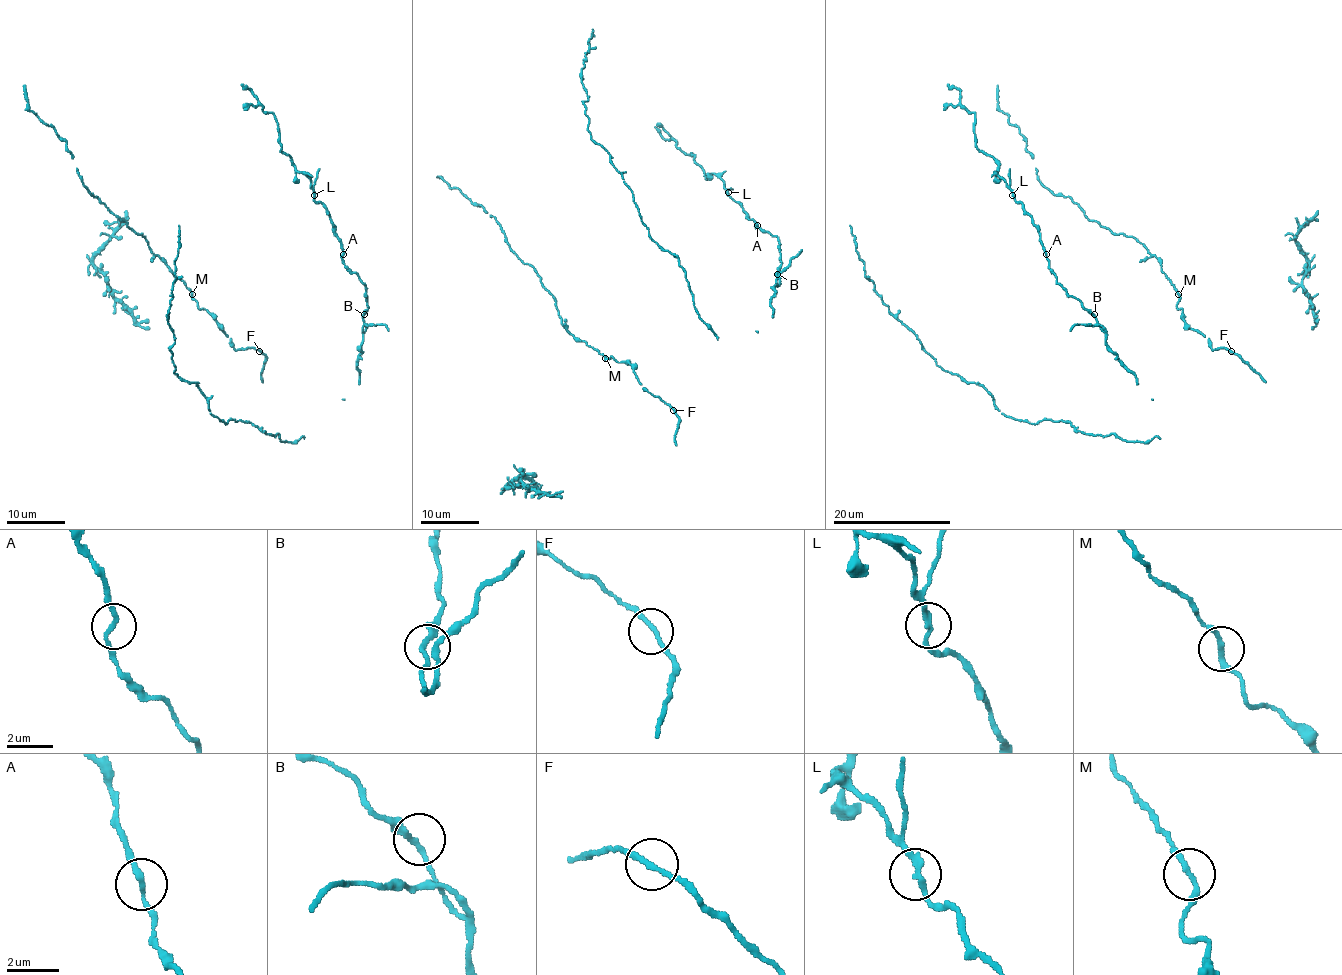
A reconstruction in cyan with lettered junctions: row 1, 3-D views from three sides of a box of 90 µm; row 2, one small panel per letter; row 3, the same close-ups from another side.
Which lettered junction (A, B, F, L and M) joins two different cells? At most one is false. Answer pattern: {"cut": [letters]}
{"cut": []}

